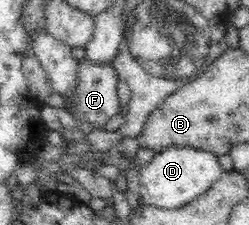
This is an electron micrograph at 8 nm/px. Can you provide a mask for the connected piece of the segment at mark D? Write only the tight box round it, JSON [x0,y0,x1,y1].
[139,147,224,209]

